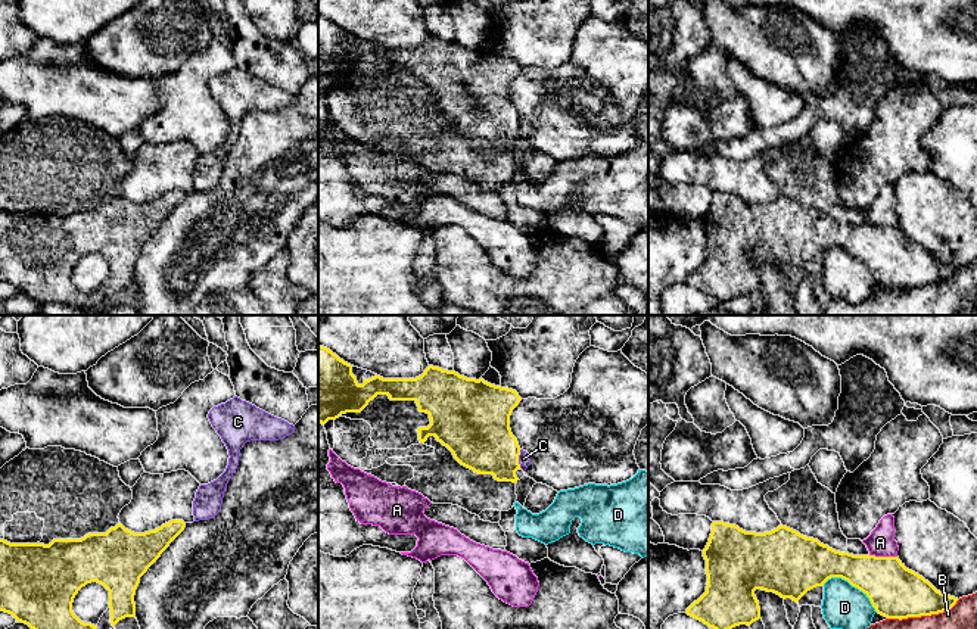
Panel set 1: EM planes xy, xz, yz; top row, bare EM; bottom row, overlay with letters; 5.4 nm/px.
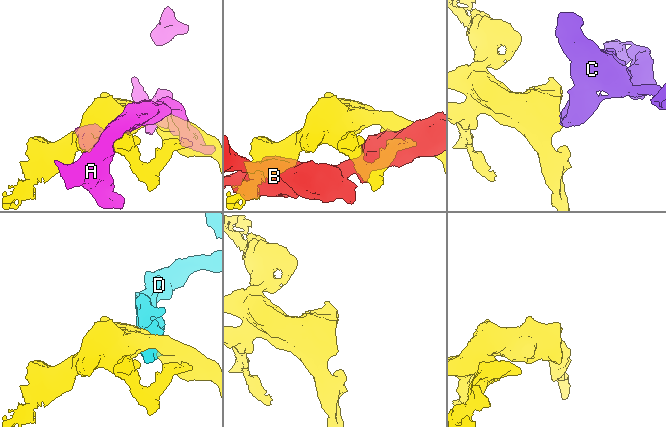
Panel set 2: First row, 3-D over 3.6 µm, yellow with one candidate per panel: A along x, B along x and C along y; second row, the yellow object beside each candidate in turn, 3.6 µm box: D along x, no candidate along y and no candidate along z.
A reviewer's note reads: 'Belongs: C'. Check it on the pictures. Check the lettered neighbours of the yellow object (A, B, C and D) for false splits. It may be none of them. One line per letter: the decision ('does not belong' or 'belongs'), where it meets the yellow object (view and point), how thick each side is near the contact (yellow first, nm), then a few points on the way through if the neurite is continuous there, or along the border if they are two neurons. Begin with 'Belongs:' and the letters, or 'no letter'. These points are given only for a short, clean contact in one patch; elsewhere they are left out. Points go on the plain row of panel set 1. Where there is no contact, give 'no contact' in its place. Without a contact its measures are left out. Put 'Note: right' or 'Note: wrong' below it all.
Belongs: no letter
A: does not belong; contact yz (883, 227); calibres 280 and 150 nm
B: does not belong; contact yz (923, 285); calibres 280 and 340 nm
C: does not belong; contact xz (517, 130); calibres 340 and 60 nm; border xz (519, 120), (519, 136), (522, 139)
D: does not belong; contact yz (852, 255); calibres 280 and 240 nm
Note: wrong

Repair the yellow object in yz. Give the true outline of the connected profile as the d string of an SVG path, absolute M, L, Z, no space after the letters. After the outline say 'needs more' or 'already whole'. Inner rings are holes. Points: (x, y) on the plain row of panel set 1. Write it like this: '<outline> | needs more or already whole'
M713 191L703 227L707 245L706 262L685 283L718 302L740 295L750 296L760 289L756 259L799 273L808 261L824 256L831 247L841 247L862 261L875 281L887 289L902 290L939 284L950 280L958 271L958 268L937 261L918 243L906 239L899 227L840 222L782 194L771 202L756 203L746 202L735 194Z | already whole

